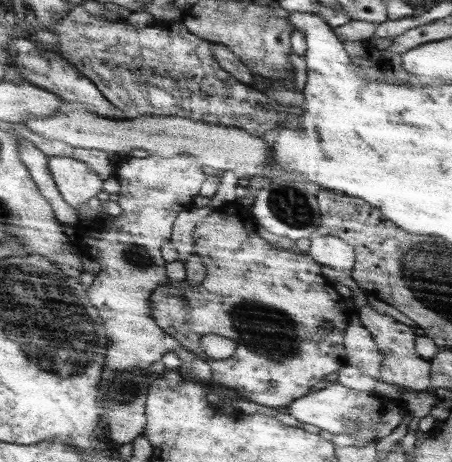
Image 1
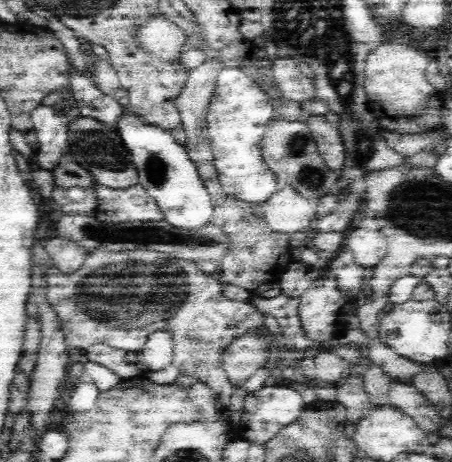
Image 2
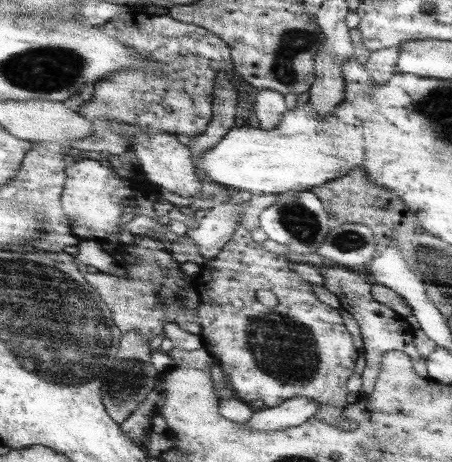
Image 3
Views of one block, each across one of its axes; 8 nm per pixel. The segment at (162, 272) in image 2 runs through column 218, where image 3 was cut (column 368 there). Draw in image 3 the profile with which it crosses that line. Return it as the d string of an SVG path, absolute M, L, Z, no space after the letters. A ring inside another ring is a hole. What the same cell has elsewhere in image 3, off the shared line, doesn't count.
M323 264L323 268L319 270L321 276L325 278L325 288L331 290L333 294L339 296L341 306L353 308L347 310L351 312L351 316L357 320L359 324L359 332L361 332L361 346L363 346L363 358L365 358L365 368L361 372L361 388L359 388L359 396L371 396L373 394L373 382L377 382L377 374L379 374L379 366L381 366L381 356L387 352L403 352L411 358L413 364L413 372L419 378L427 378L427 362L425 358L417 352L415 342L413 342L413 328L405 322L405 318L397 316L393 310L385 308L383 304L375 302L369 294L373 282L371 280L363 280L365 274L359 270L351 270L351 268L343 268L337 264Z

